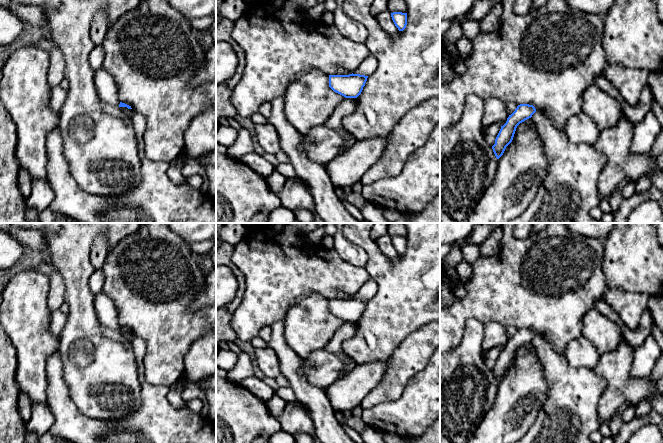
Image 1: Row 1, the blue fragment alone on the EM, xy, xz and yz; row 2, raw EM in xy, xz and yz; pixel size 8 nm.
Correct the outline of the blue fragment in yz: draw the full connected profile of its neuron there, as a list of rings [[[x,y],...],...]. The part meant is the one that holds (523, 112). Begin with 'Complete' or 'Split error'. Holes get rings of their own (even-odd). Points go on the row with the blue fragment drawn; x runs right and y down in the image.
Complete. [[[520,104],[517,106],[515,111],[509,115],[506,123],[501,126],[495,139],[495,144],[492,146],[497,159],[503,155],[506,147],[512,142],[517,126],[531,118],[535,112],[536,109],[533,105]]]

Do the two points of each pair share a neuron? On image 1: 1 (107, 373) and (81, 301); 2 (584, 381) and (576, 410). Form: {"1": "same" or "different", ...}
{"1": "same", "2": "same"}

